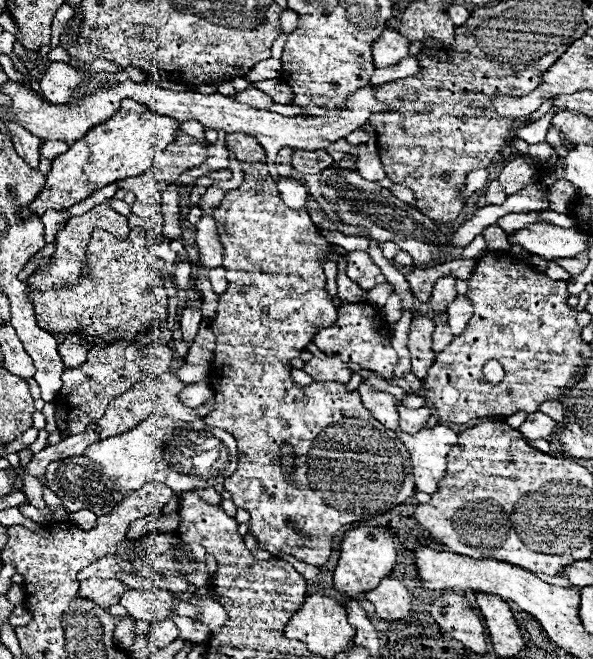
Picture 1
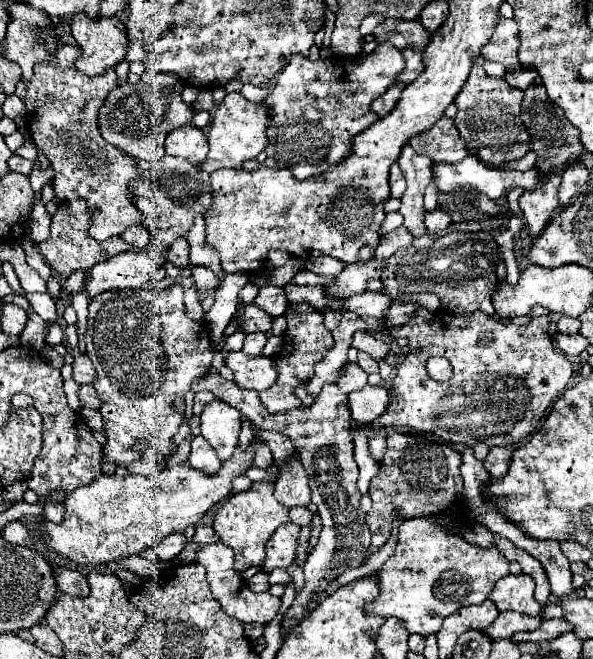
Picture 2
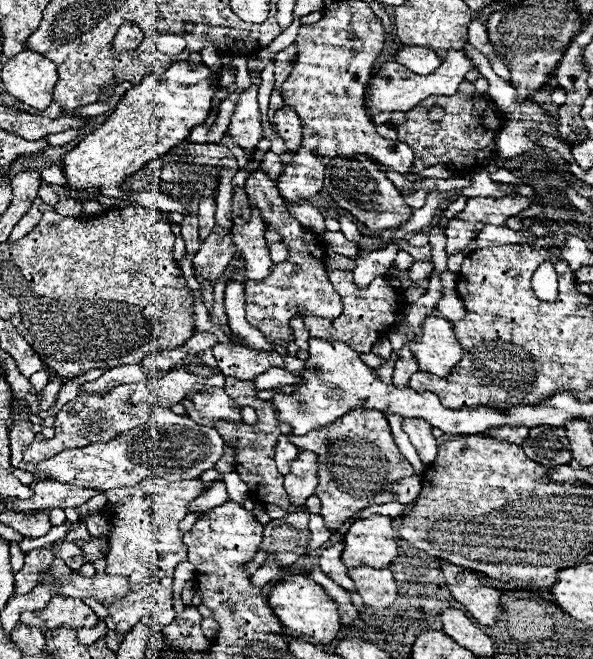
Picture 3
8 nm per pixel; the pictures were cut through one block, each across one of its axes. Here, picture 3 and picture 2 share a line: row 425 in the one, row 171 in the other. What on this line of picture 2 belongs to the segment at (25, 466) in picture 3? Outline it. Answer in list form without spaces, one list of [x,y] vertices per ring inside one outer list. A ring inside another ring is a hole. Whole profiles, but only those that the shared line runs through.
[[[14,154],[14,156],[8,160],[8,166],[10,166],[10,170],[22,172],[22,174],[30,174],[32,168],[34,168],[34,164],[32,164],[30,160],[26,160],[26,158],[18,156],[18,154]]]

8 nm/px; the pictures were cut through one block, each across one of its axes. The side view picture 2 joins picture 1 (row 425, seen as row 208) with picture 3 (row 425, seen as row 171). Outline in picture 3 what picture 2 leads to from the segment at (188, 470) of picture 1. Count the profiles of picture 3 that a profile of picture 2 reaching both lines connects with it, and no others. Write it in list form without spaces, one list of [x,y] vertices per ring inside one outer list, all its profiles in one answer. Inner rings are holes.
[[[154,406],[146,424],[118,434],[110,442],[90,444],[86,448],[64,450],[36,466],[34,480],[54,480],[82,488],[120,488],[138,484],[146,476],[162,476],[168,482],[190,480],[212,468],[224,452],[224,440],[214,428],[202,428],[188,416],[178,416],[170,408]]]

